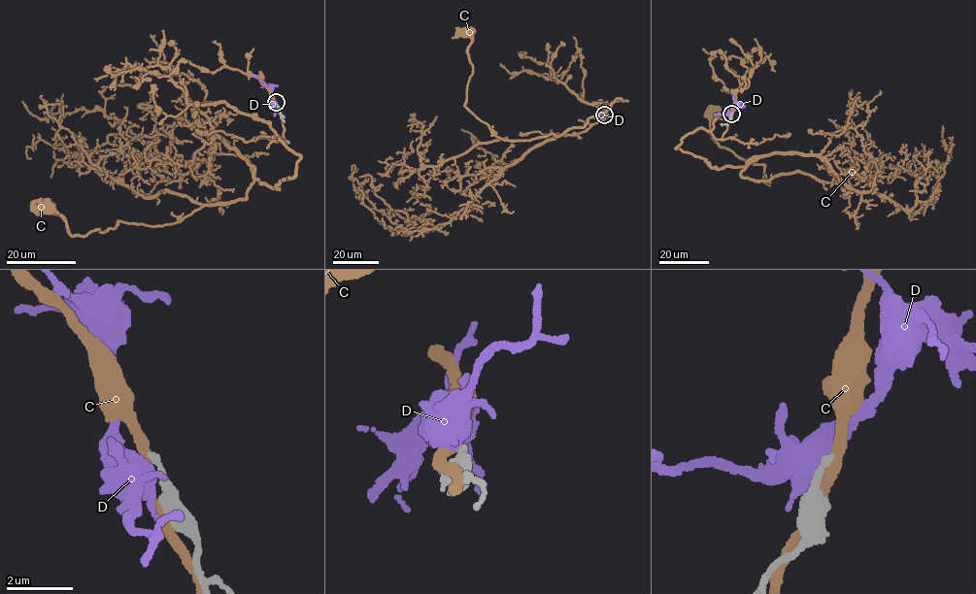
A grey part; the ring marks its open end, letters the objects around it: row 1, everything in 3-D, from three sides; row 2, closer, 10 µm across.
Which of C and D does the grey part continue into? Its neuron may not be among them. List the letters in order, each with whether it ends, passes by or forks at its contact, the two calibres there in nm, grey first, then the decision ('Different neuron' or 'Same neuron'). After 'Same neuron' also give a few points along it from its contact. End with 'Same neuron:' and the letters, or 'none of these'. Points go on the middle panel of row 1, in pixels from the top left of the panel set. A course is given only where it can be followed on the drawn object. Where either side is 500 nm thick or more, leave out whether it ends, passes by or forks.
C: It passes by. Thickness 220 nm (grey) against 320 nm. Different neuron
D: Thickness 360 nm (grey) against 550 nm. Different neuron
Same neuron: none of these

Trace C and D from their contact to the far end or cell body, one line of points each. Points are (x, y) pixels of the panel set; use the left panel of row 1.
C: (275, 103), (278, 141), (300, 157), (279, 188), (256, 179), (175, 223), (84, 236), (48, 208)
D: (276, 104), (270, 87), (252, 77)

